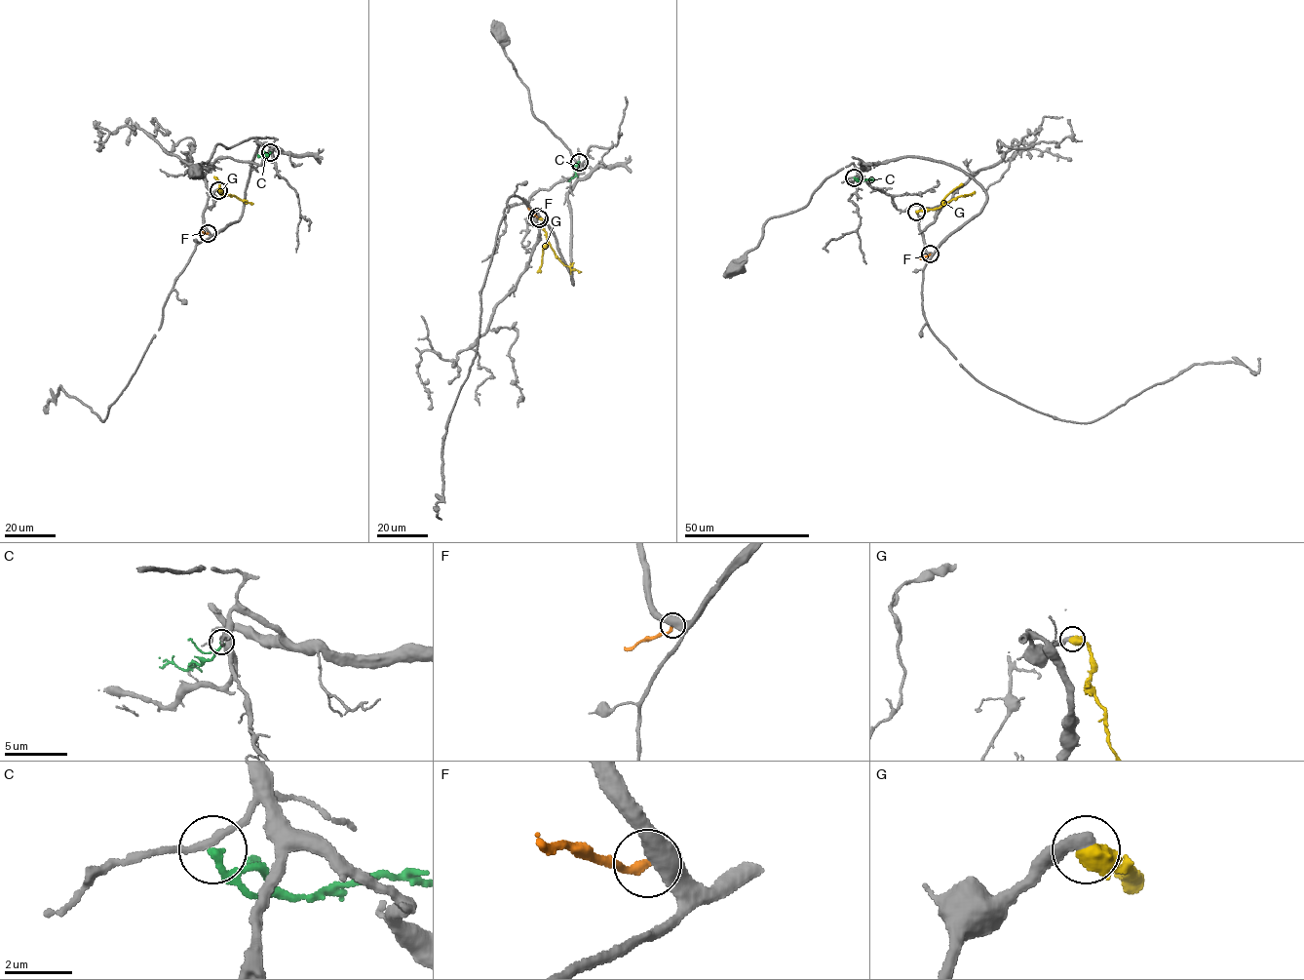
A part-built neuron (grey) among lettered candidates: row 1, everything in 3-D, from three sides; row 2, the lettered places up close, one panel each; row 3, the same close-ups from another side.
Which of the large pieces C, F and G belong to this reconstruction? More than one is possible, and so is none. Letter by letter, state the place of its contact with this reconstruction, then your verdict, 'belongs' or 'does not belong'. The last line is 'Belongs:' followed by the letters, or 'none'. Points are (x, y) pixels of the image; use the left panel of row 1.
C: meets grey at (270, 152); does not belong
F: meets grey at (208, 233); does not belong
G: meets grey at (218, 190); does not belong
Belongs: none

